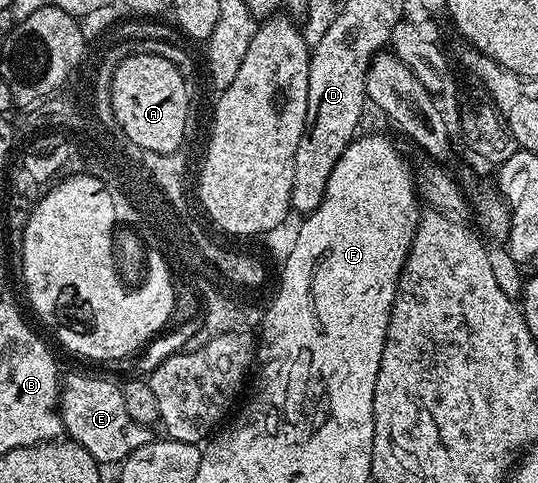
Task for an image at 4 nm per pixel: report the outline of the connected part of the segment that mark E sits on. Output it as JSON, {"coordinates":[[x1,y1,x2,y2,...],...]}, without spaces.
{"coordinates":[[73,373,66,381,64,378,59,389,59,412,68,440,79,443,102,467,116,466,136,449,155,439,150,426,135,423,135,419,127,415,127,407,123,407,121,385,105,377]]}

